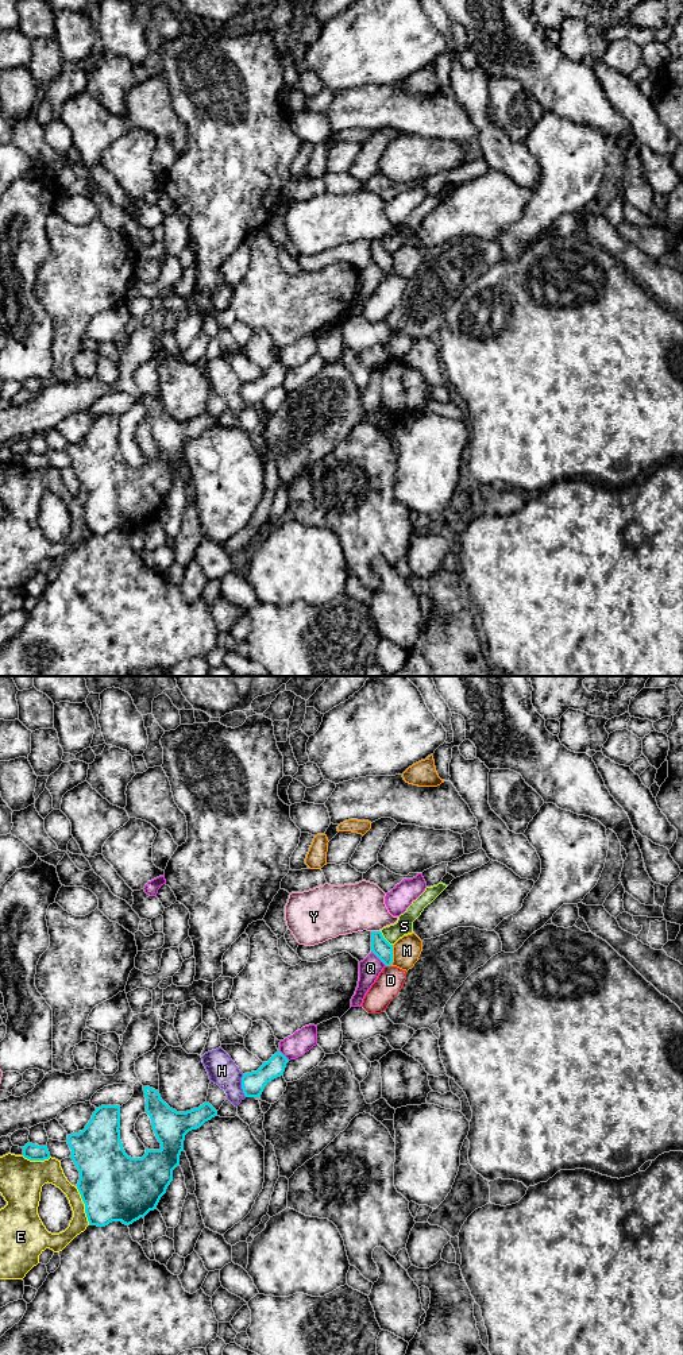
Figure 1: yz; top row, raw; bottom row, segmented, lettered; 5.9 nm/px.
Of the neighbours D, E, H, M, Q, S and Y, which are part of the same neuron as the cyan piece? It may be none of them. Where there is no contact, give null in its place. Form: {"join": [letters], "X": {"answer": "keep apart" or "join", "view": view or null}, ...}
{"join": [], "D": {"answer": "keep apart", "view": "yz"}, "E": {"answer": "keep apart", "view": "yz"}, "H": {"answer": "keep apart", "view": "yz"}, "M": {"answer": "keep apart", "view": "yz"}, "Q": {"answer": "keep apart", "view": "yz"}, "S": {"answer": "keep apart", "view": "yz"}, "Y": {"answer": "keep apart", "view": "yz"}}

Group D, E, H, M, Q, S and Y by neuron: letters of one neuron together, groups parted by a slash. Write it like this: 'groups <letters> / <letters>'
groups D / E / H / M / Q / S / Y

